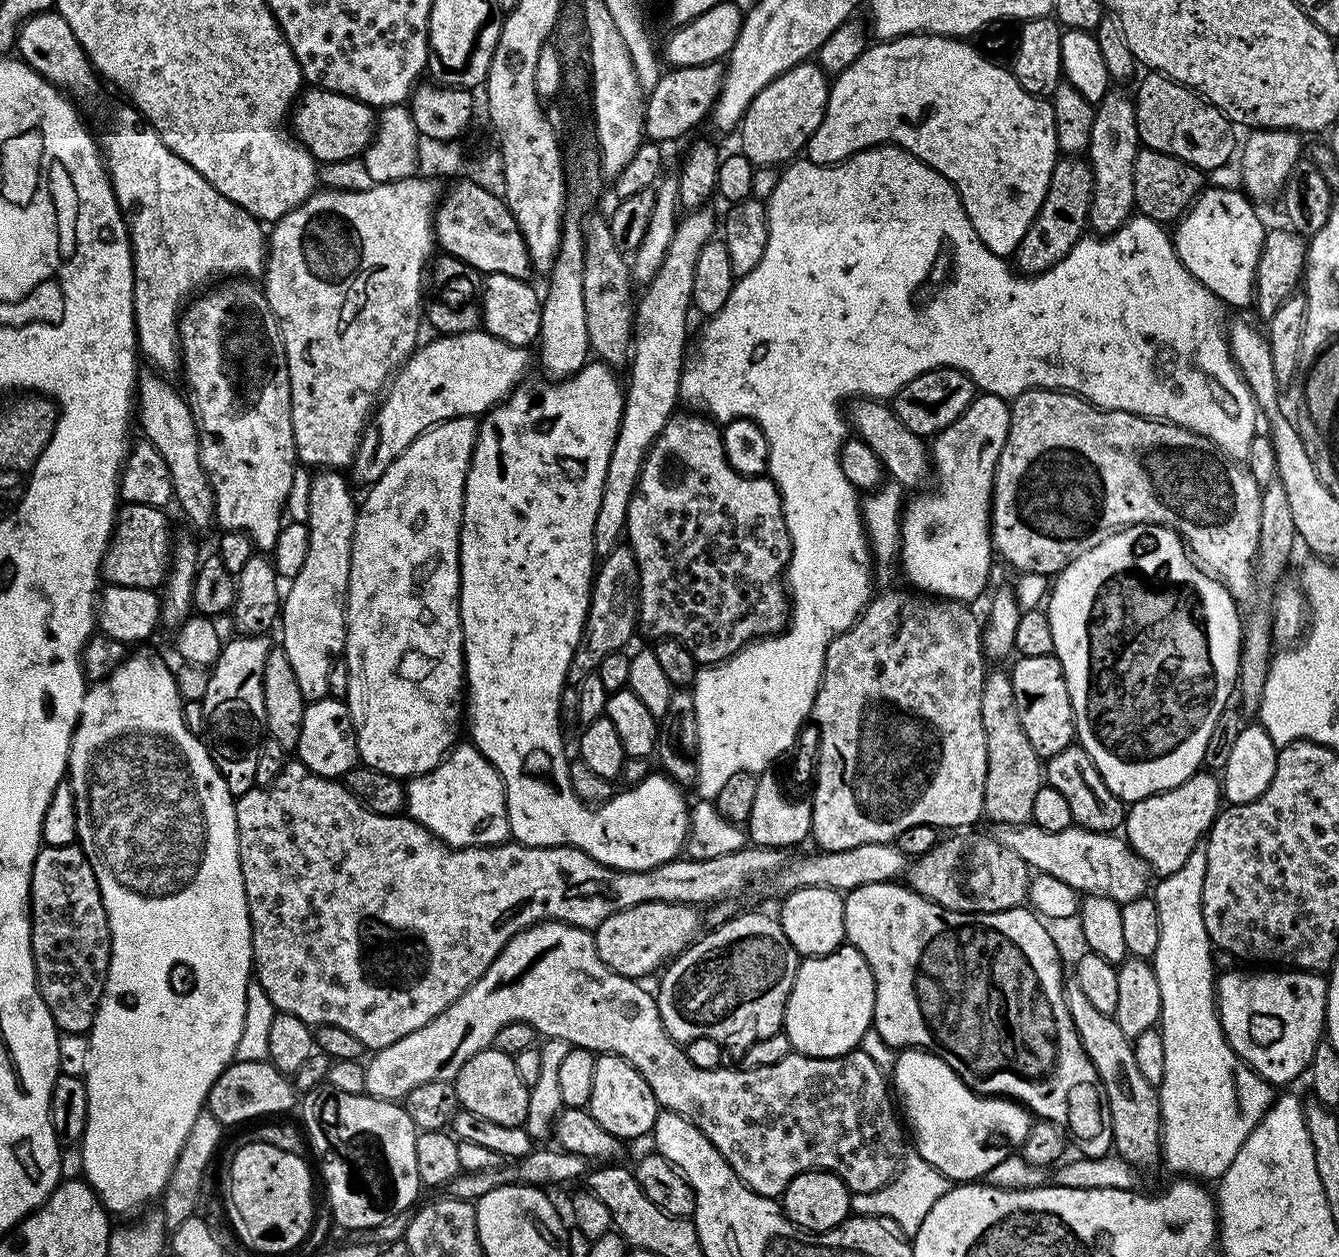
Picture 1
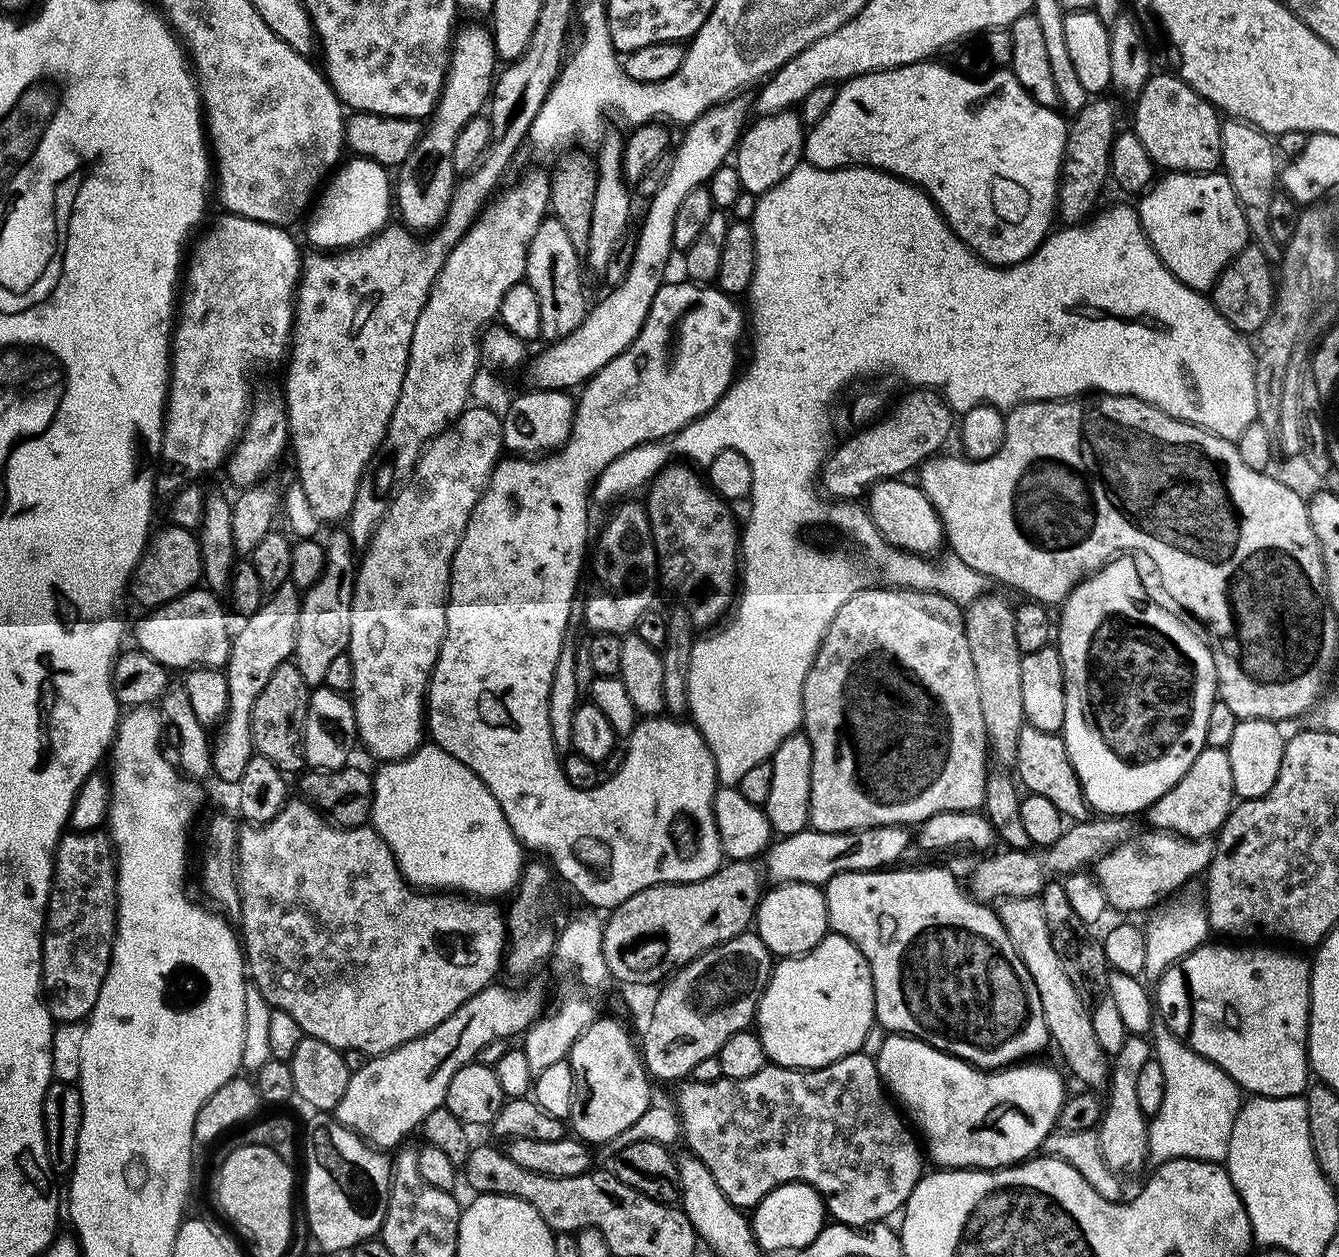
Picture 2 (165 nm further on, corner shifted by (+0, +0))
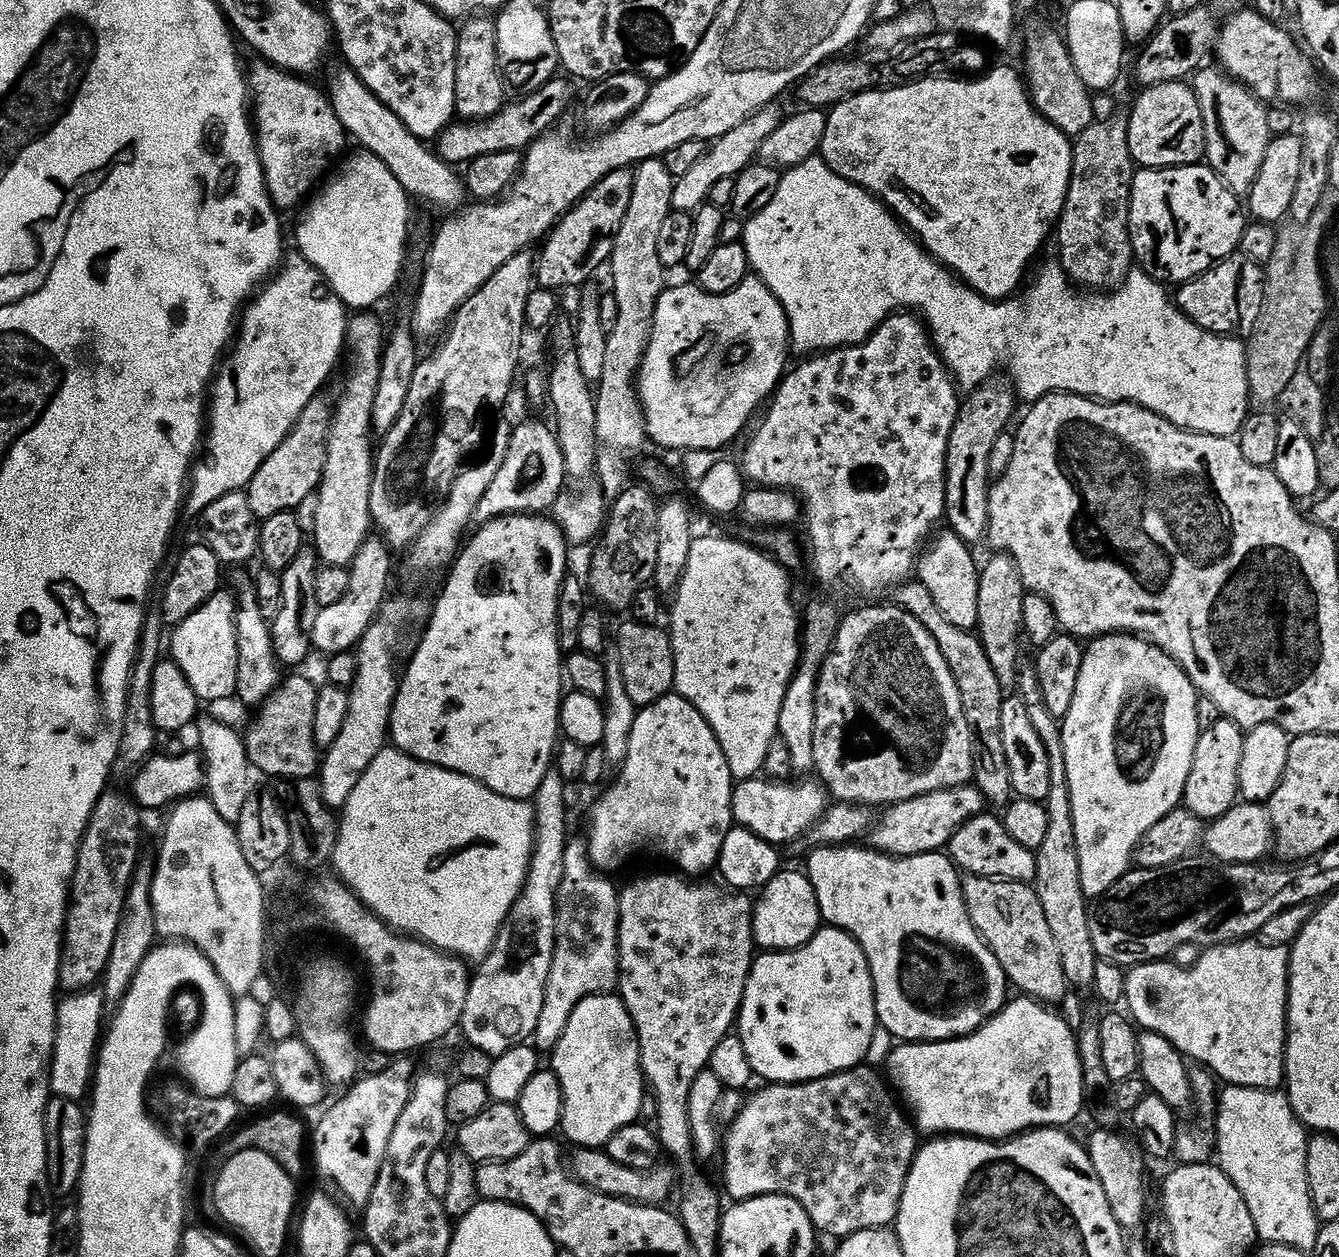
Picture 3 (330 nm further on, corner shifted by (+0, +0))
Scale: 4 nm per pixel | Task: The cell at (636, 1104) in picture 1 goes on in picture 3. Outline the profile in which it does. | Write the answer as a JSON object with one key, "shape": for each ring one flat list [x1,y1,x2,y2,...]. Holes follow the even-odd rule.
{"shape":[[597,994,582,998,570,1018,562,1038,550,1050,550,1071,556,1075,562,1090,562,1114,559,1131,569,1140,569,1145,581,1148,600,1148,618,1130,618,1126,633,1123,640,1116,640,1103,646,1095,644,1073,640,1071,640,1047,626,1006,616,994]]}

